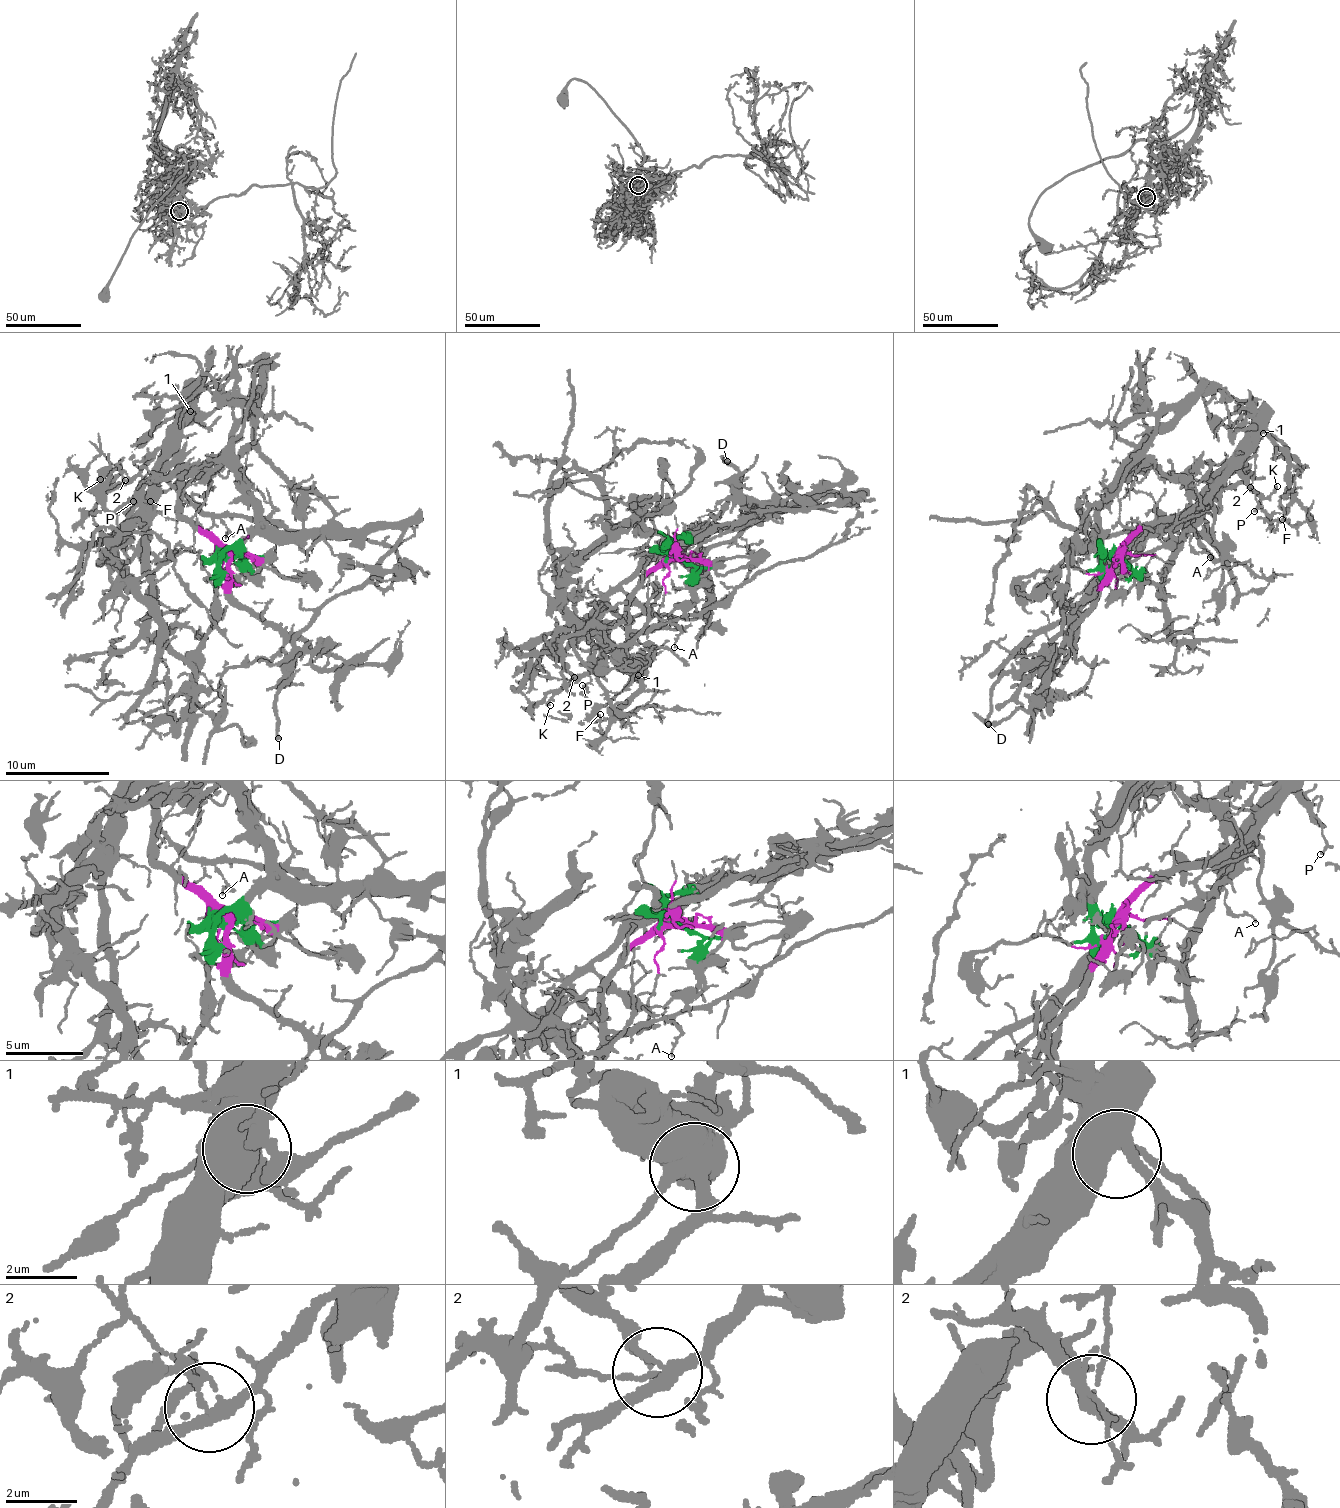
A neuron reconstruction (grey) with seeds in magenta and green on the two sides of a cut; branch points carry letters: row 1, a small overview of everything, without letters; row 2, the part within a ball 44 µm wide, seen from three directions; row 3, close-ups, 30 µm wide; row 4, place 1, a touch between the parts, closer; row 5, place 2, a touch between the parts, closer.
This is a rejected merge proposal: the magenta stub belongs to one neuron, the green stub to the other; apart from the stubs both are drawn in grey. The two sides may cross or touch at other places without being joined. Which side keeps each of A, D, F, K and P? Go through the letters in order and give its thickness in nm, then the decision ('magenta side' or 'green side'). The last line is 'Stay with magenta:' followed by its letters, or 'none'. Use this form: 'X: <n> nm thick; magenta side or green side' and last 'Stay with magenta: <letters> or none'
A: 120 nm thick; magenta side
D: 220 nm thick; green side
F: 170 nm thick; magenta side
K: 180 nm thick; magenta side
P: 180 nm thick; magenta side
Stay with magenta: A, F, K, P

